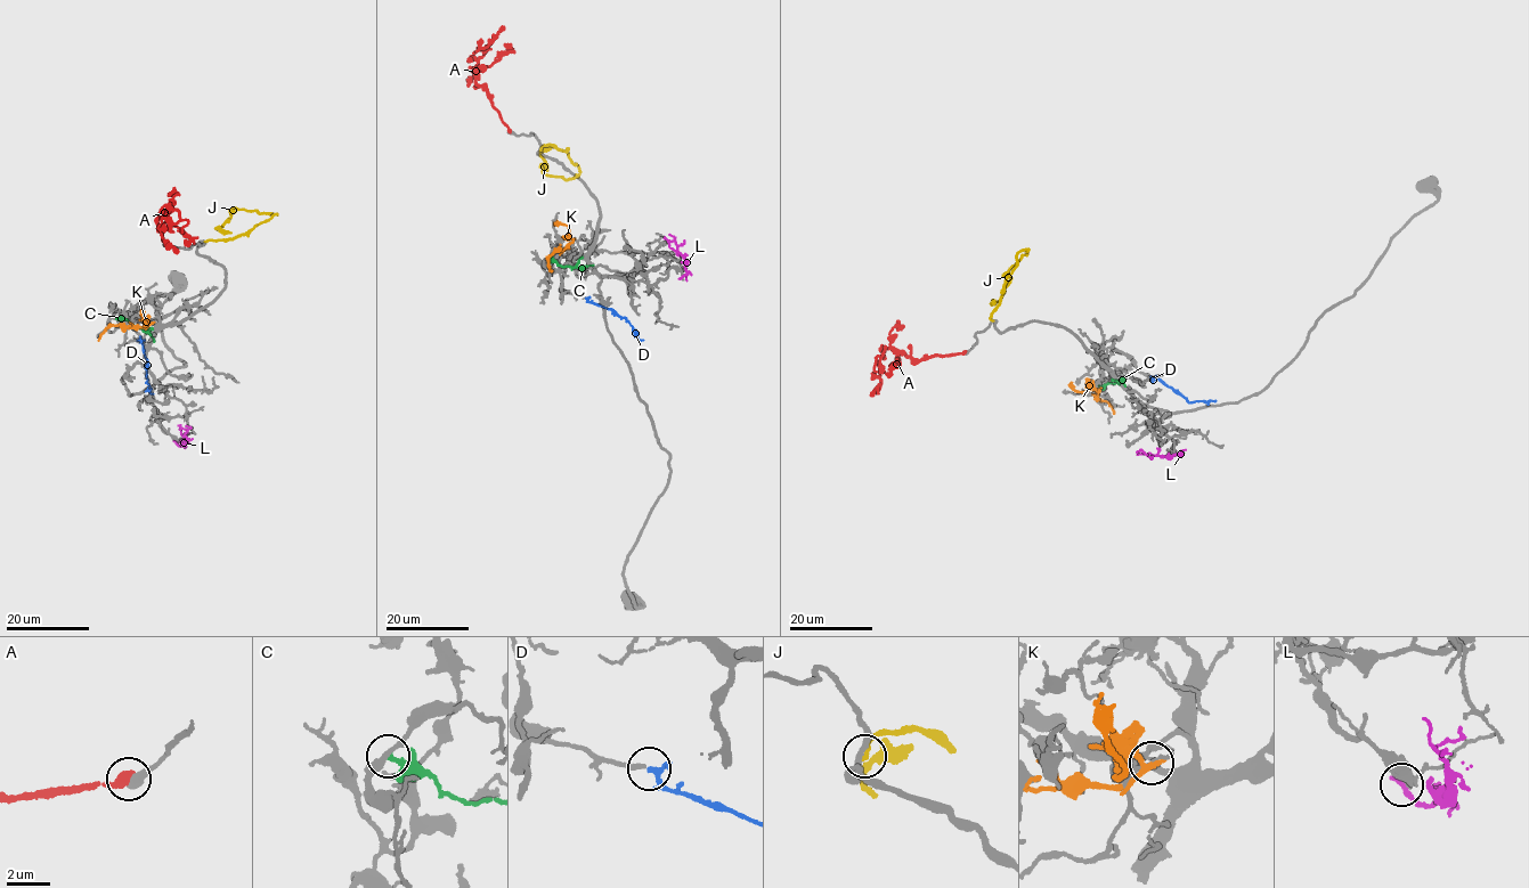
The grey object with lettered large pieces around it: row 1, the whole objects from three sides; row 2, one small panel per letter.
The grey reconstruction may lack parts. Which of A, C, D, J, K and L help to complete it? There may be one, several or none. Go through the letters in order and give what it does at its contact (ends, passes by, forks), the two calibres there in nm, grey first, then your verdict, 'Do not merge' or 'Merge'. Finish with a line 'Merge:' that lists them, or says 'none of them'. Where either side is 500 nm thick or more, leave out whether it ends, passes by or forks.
A: Thickness 550 nm (grey) against 480 nm. Do not merge
C: It ends there. Thickness 320 nm (grey) against 220 nm. Do not merge
D: It passes by. Thickness 220 nm (grey) against 200 nm. Merge
J: It ends there. Thickness 240 nm (grey) against 200 nm. Do not merge
K: It passes by. Thickness 180 nm (grey) against 240 nm. Do not merge
L: It ends there. Thickness 180 nm (grey) against 280 nm. Do not merge
Merge: D

